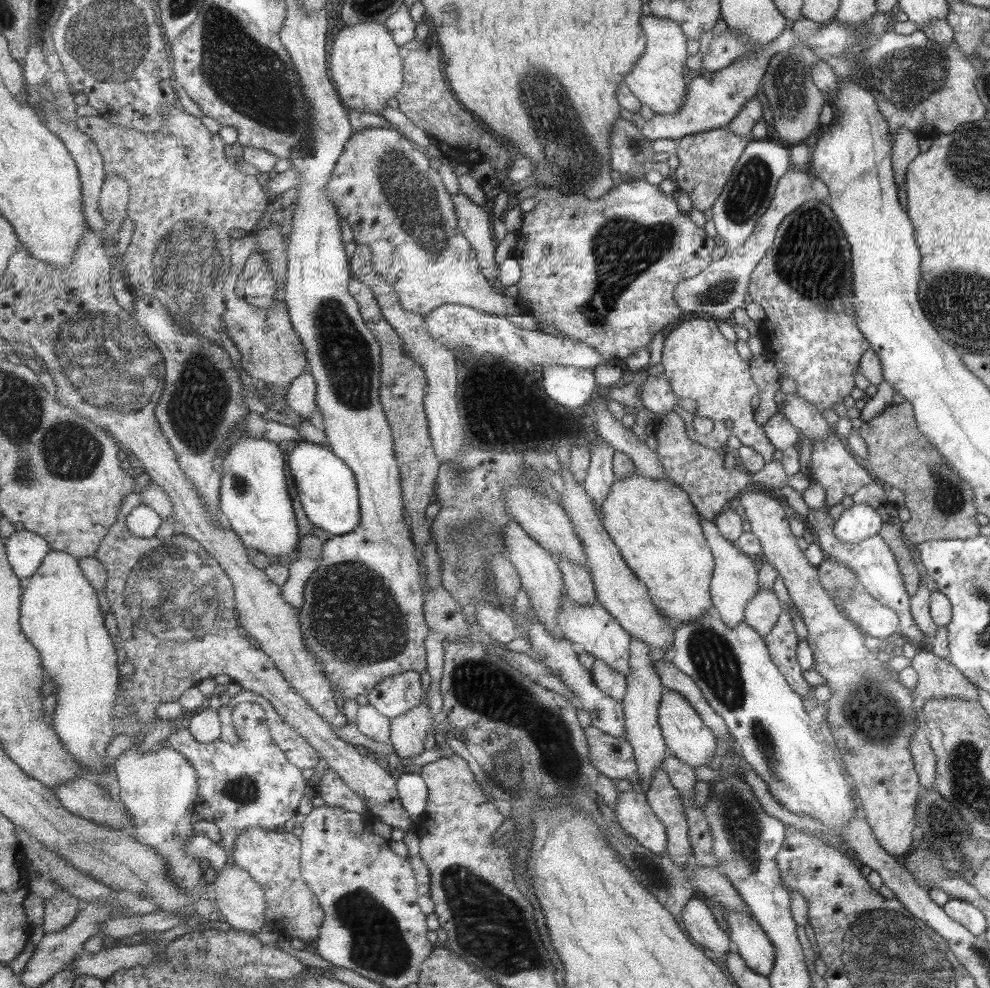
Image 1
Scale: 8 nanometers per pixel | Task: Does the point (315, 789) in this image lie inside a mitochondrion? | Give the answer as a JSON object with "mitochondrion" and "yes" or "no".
{"mitochondrion":"no"}

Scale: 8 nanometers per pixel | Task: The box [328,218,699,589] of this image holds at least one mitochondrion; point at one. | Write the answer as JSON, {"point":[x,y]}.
{"point":[461,476]}

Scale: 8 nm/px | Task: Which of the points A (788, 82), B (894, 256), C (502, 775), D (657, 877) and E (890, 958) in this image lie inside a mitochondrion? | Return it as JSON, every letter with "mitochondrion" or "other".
{"A":"mitochondrion","B":"other","C":"mitochondrion","D":"mitochondrion","E":"mitochondrion"}

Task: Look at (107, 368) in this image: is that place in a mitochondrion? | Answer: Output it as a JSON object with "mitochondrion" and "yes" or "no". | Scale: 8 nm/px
{"mitochondrion":"yes"}

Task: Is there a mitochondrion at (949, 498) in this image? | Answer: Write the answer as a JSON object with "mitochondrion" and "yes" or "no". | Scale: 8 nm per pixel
{"mitochondrion":"yes"}

